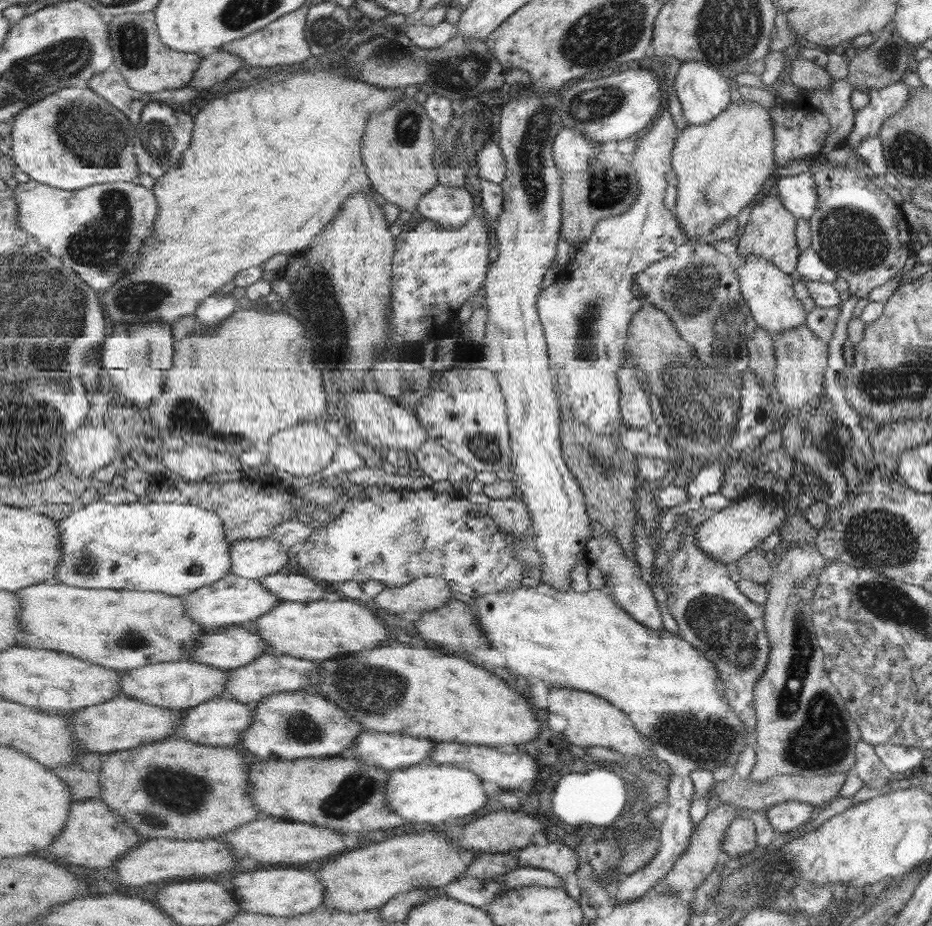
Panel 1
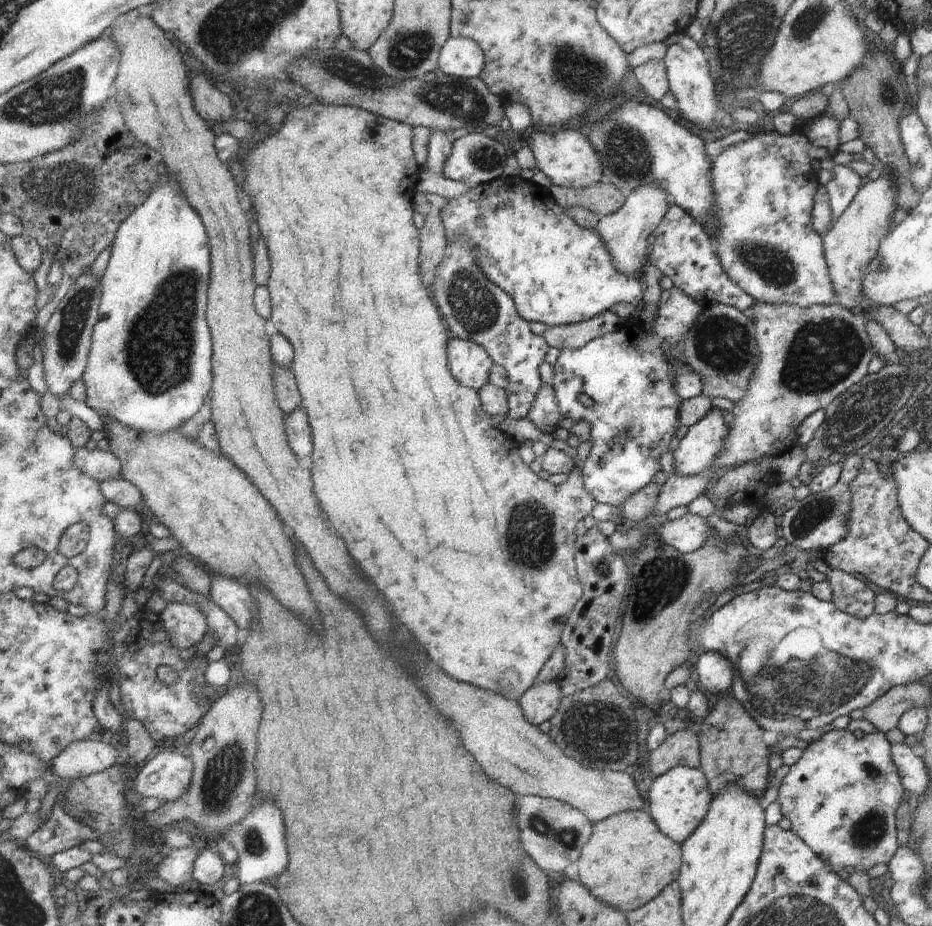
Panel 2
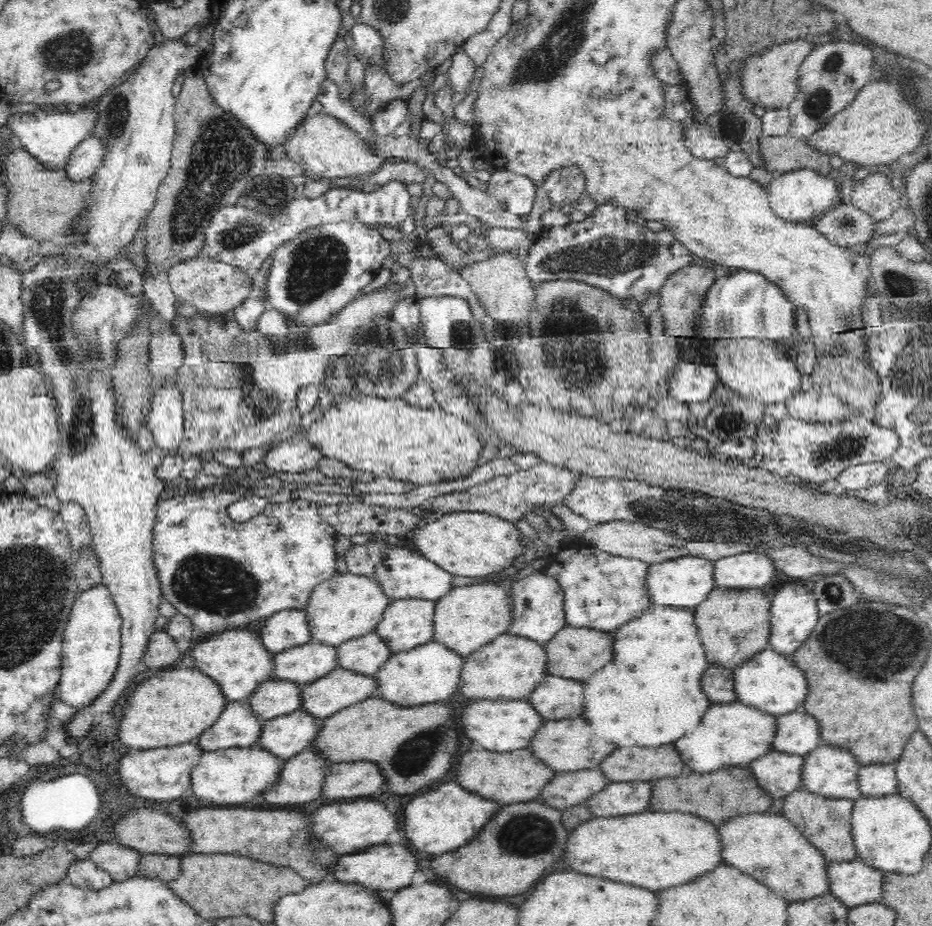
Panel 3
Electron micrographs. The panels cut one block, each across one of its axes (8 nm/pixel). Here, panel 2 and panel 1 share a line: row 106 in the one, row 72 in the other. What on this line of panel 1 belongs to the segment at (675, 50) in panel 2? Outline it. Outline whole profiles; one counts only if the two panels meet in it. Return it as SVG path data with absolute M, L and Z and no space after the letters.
M699 61L683 63L676 78L676 89L689 125L706 125L714 121L730 105L730 86L726 78L722 78L710 65L704 65Z

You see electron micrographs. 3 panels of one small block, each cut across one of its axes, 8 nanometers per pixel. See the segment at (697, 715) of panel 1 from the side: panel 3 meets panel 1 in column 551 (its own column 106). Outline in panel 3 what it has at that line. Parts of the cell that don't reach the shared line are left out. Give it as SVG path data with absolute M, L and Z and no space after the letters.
M103 583L79 592L63 634L62 672L58 699L80 712L106 691L119 666L122 617L110 589Z

